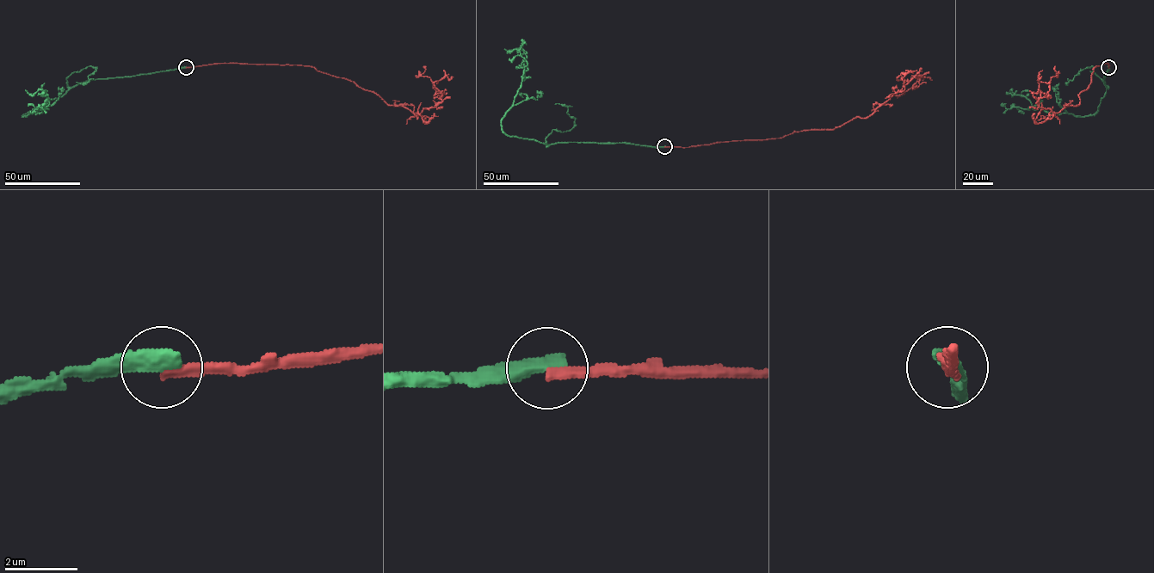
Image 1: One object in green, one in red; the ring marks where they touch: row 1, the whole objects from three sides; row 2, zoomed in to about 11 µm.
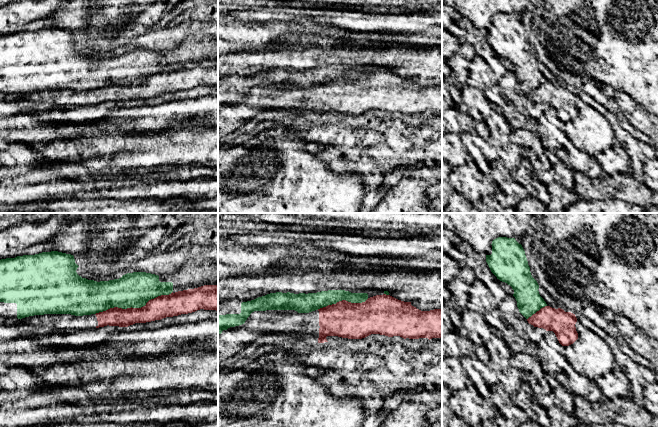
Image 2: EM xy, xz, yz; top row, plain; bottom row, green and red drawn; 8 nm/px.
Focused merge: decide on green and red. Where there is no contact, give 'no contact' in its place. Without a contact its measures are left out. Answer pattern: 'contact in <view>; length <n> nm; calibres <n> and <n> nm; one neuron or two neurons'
contact in xy; length 650 nm; calibres 280 and 180 nm; two neurons

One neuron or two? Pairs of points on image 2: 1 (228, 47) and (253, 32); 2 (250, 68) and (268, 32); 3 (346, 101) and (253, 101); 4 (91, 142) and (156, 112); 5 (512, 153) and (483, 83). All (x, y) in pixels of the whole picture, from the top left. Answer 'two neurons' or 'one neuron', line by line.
1: one neuron
2: two neurons
3: one neuron
4: two neurons
5: two neurons

